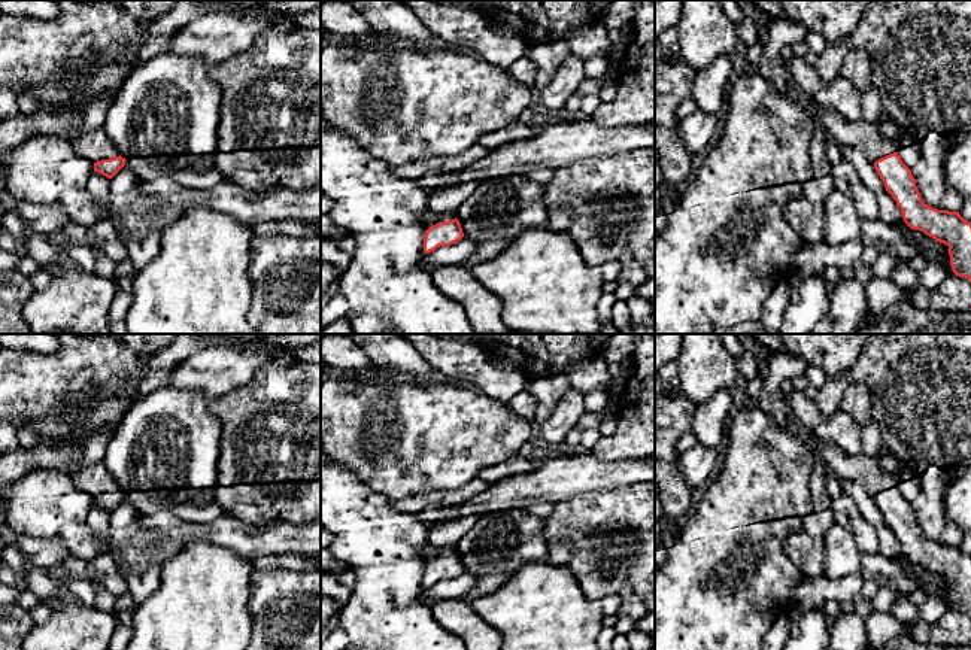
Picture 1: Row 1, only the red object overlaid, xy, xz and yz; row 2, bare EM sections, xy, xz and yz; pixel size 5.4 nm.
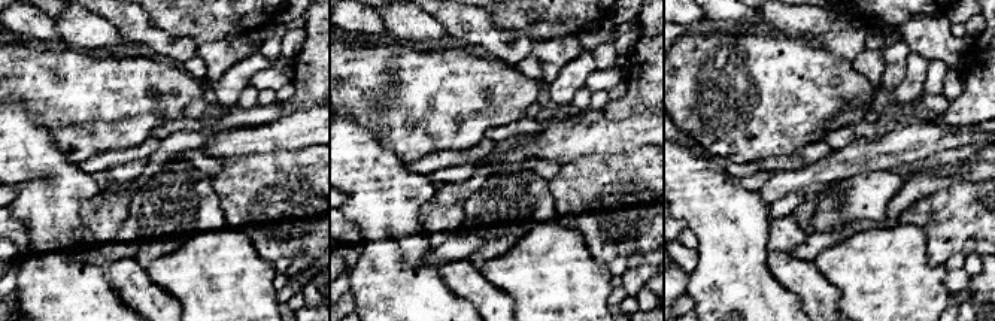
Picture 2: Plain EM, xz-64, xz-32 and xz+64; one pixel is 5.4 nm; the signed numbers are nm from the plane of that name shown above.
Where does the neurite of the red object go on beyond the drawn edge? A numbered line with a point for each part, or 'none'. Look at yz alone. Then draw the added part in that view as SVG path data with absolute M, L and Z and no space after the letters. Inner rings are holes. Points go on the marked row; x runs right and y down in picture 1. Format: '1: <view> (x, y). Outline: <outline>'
1: yz (864, 136). Outline: M813 97L807 98L808 110L813 110L816 125L832 136L841 148L850 146L862 151L868 161L876 162L877 160L893 154L898 146L892 142L884 140L877 127L865 121L849 121L840 113L820 106Z

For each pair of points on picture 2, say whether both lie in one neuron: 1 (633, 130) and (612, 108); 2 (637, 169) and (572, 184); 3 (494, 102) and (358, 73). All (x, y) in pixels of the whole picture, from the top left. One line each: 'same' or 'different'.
1: different
2: same
3: same

